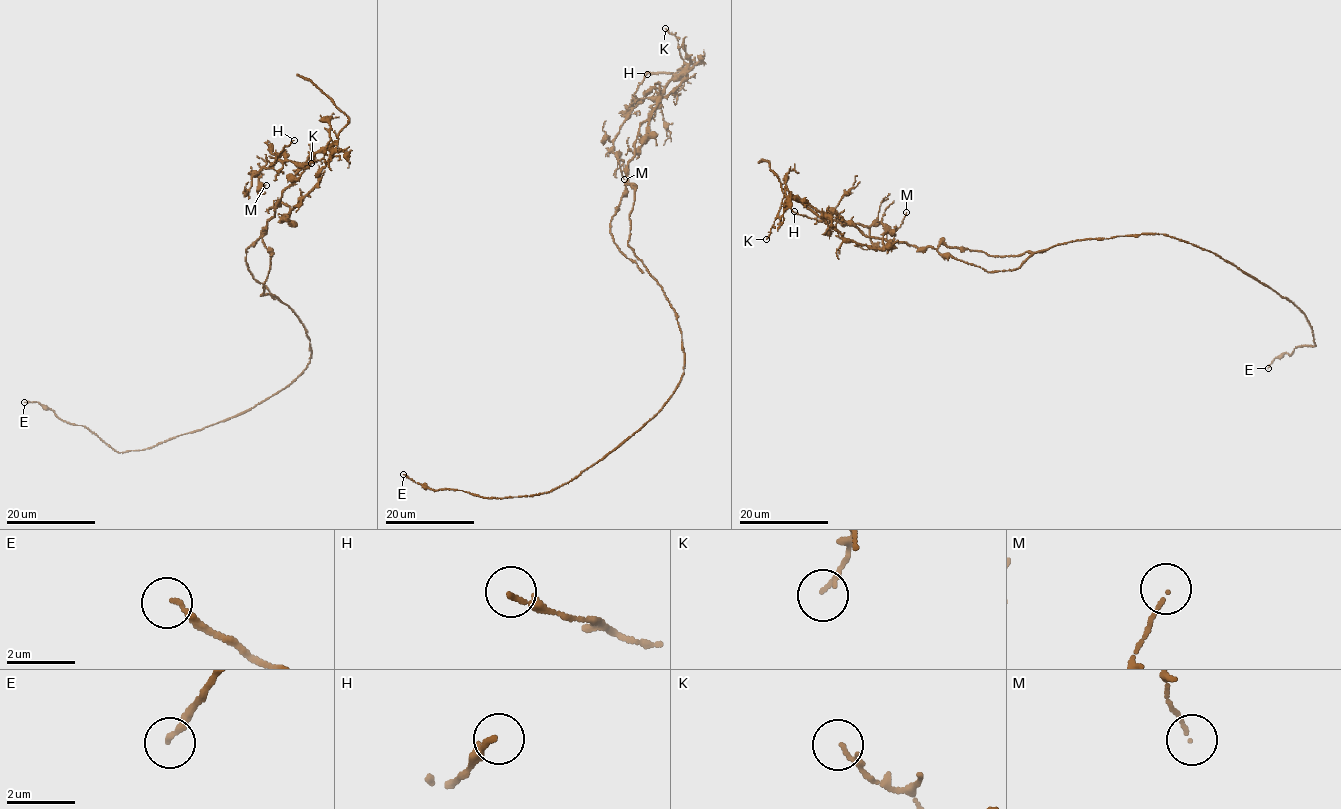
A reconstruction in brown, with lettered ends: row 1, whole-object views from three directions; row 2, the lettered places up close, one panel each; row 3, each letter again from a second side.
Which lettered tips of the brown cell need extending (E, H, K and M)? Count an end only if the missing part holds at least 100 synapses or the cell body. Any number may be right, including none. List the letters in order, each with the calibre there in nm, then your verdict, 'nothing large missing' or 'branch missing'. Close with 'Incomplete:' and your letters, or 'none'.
E: 160 nm thick; nothing large missing
H: 140 nm thick; nothing large missing
K: 120 nm thick; nothing large missing
M: 80 nm thick; nothing large missing
Incomplete: none

